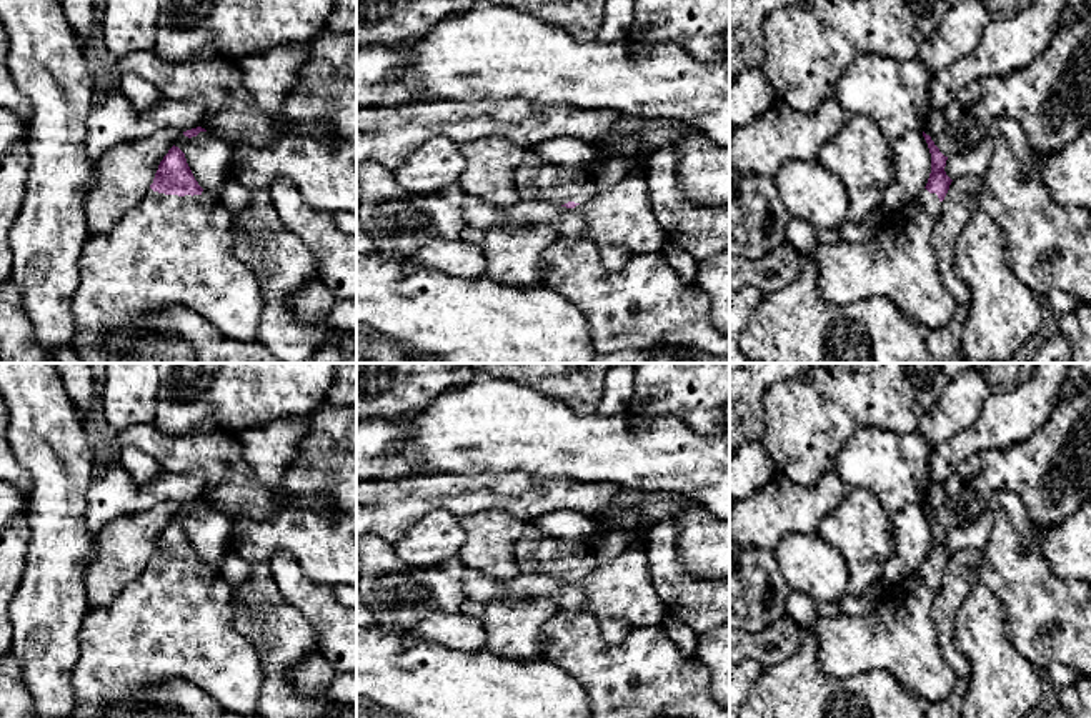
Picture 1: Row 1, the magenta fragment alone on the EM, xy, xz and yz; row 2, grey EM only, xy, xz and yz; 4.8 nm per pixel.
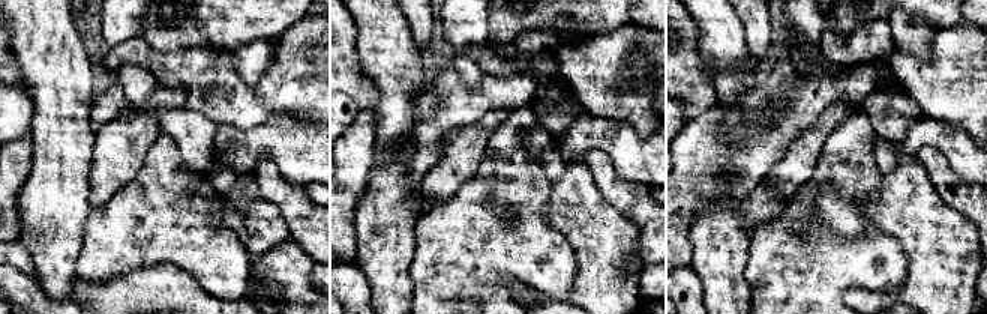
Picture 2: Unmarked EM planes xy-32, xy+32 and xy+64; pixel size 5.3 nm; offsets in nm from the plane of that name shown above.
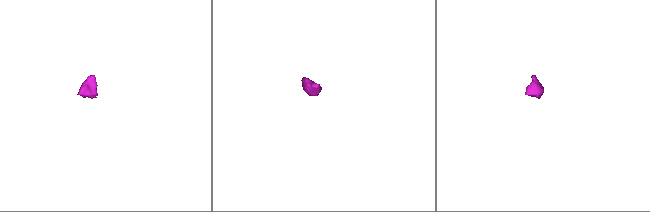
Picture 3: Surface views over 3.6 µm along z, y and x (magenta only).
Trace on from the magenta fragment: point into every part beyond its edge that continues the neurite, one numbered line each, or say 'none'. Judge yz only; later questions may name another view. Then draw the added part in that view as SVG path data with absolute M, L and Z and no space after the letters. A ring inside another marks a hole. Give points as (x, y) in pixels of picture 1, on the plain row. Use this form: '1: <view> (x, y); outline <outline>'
1: yz (896, 635); outline M923 561L909 578L884 588L884 595L869 613L861 616L844 613L834 618L819 616L808 626L818 640L819 671L831 678L848 678L871 670L884 670L928 703L943 700L951 691L956 676L941 655L931 621L931 605L939 586L938 568Z

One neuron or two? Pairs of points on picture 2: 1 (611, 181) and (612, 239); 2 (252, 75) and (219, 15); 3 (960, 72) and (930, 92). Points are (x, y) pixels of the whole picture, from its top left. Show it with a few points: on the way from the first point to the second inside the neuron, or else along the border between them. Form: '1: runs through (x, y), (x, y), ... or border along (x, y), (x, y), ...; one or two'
1: border along (591, 175), (599, 193), (636, 229); two
2: border along (272, 39), (254, 39), (231, 50); two
3: runs through (953, 80), (945, 87), (938, 87); one

